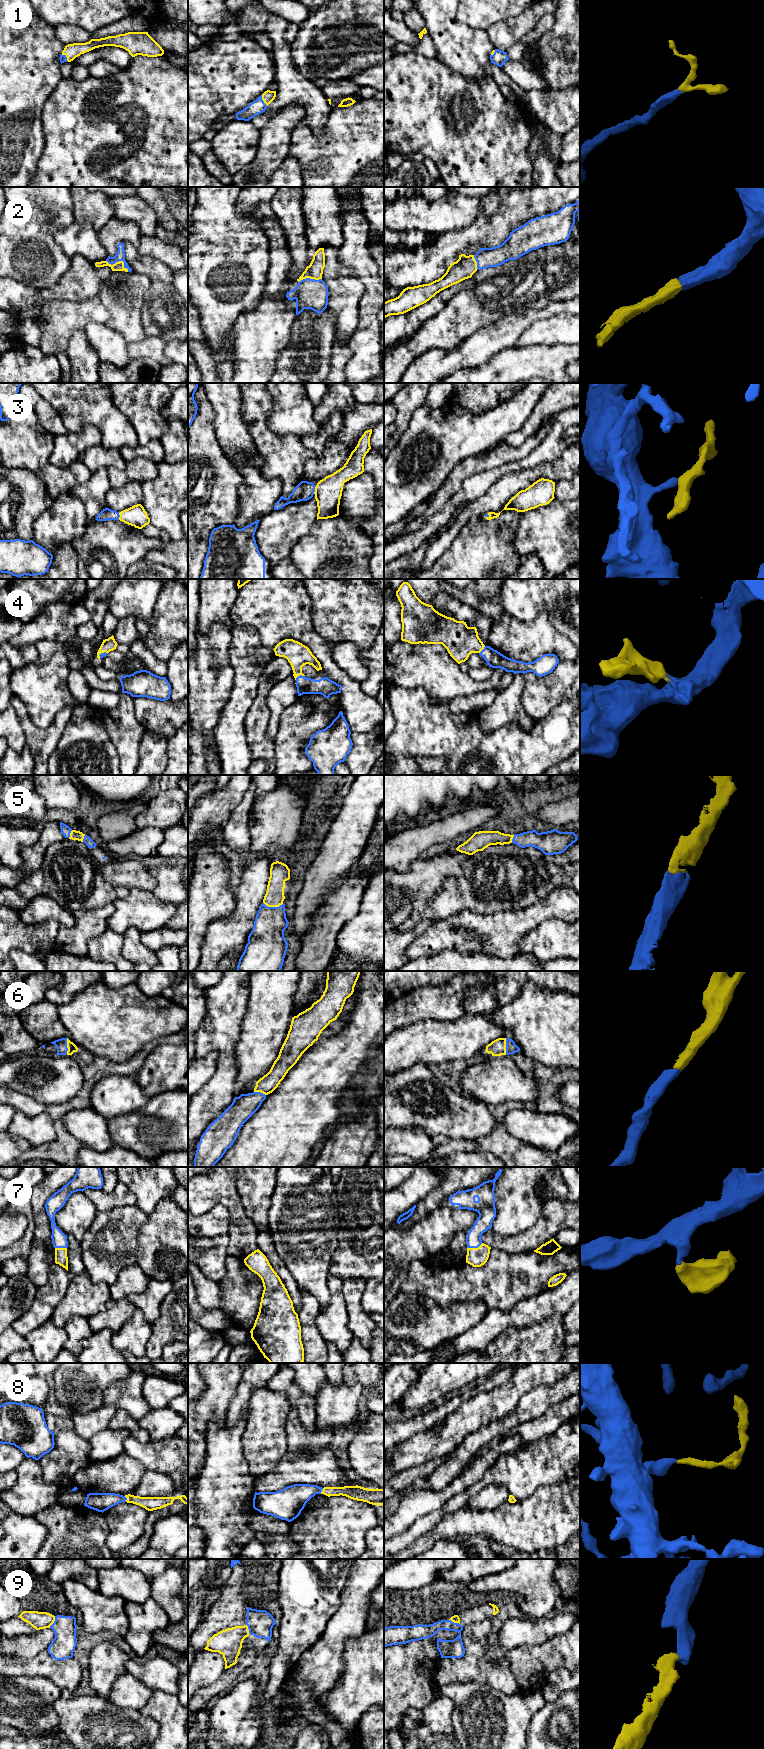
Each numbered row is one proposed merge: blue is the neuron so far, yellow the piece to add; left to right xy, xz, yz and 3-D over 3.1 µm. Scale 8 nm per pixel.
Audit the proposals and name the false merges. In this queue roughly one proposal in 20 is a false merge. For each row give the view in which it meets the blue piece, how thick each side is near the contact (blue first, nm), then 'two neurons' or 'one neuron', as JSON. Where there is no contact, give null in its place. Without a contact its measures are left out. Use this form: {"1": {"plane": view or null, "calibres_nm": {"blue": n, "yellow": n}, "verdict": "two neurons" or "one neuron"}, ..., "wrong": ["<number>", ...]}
{"1": {"plane": "xz", "calibres_nm": {"blue": 120, "yellow": 100}, "verdict": "one neuron"}, "2": {"plane": "xy", "calibres_nm": {"blue": 80, "yellow": 80}, "verdict": "one neuron"}, "3": {"plane": "xz", "calibres_nm": {"blue": 150, "yellow": 220}, "verdict": "one neuron"}, "4": {"plane": "xz", "calibres_nm": {"blue": 140, "yellow": 190}, "verdict": "one neuron"}, "5": {"plane": "xz", "calibres_nm": {"blue": 280, "yellow": 160}, "verdict": "one neuron"}, "6": {"plane": "xy", "calibres_nm": {"blue": 100, "yellow": 70}, "verdict": "one neuron"}, "7": {"plane": "yz", "calibres_nm": {"blue": 130, "yellow": 150}, "verdict": "one neuron"}, "8": {"plane": "xy", "calibres_nm": {"blue": 150, "yellow": 110}, "verdict": "one neuron"}, "9": {"plane": "xy", "calibres_nm": {"blue": 190, "yellow": 140}, "verdict": "one neuron"}, "wrong": []}

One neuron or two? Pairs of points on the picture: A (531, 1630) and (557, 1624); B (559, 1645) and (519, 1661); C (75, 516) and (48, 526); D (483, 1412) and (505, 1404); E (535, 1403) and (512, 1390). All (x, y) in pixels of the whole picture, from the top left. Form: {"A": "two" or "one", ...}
{"A": "one", "B": "one", "C": "one", "D": "one", "E": "two"}

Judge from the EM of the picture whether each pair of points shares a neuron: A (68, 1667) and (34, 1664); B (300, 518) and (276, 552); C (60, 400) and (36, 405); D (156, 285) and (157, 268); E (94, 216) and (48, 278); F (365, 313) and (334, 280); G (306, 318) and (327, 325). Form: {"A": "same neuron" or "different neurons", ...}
{"A": "same neuron", "B": "same neuron", "C": "different neurons", "D": "different neurons", "E": "different neurons", "F": "different neurons", "G": "same neuron"}

